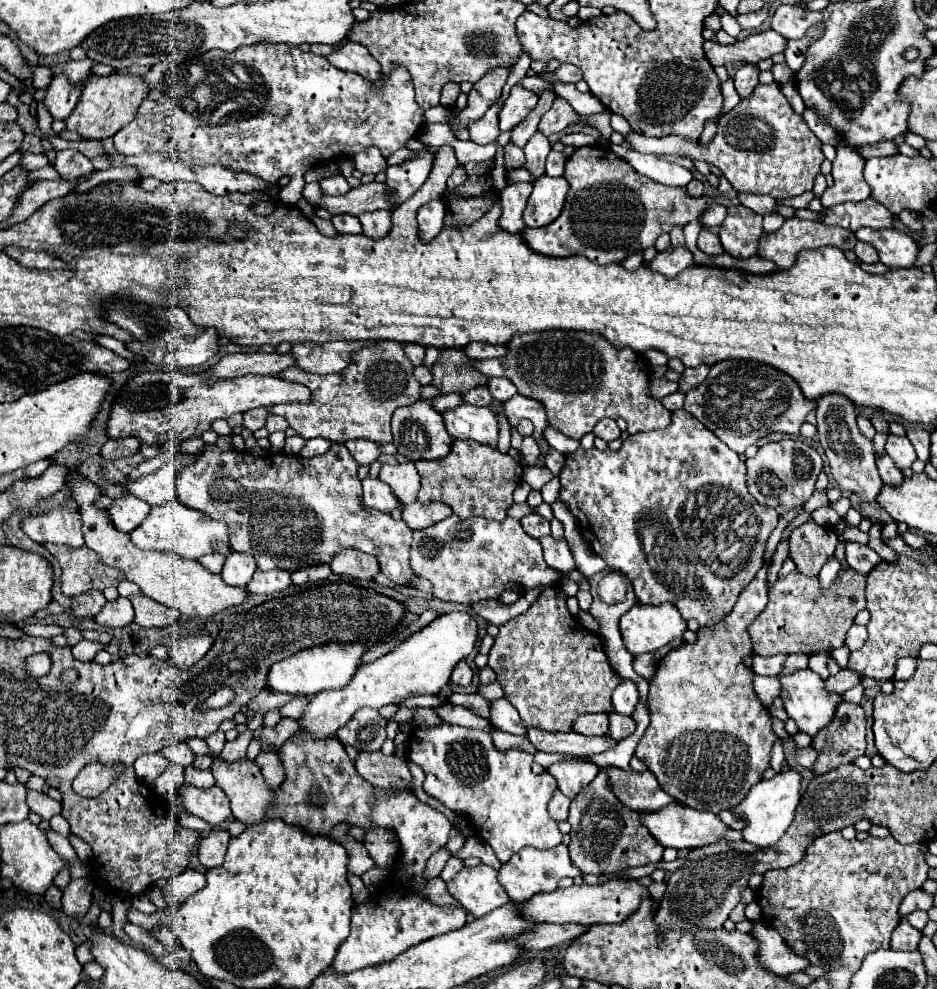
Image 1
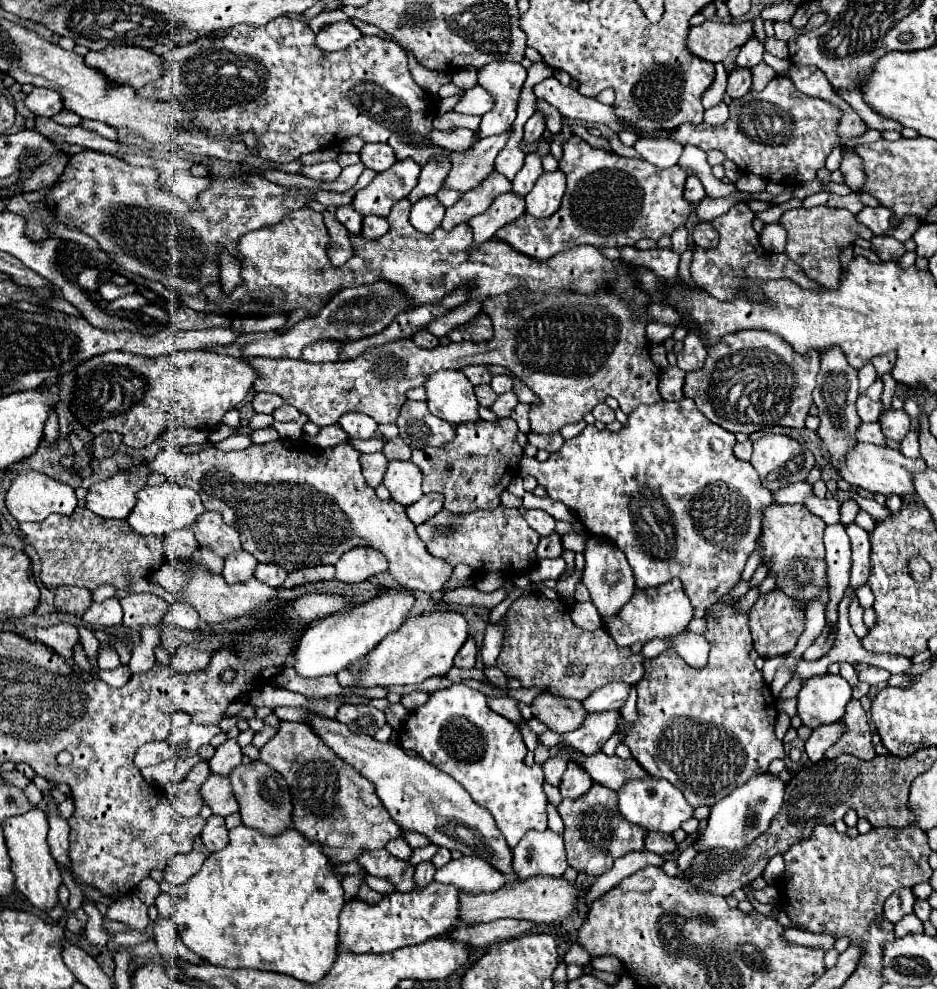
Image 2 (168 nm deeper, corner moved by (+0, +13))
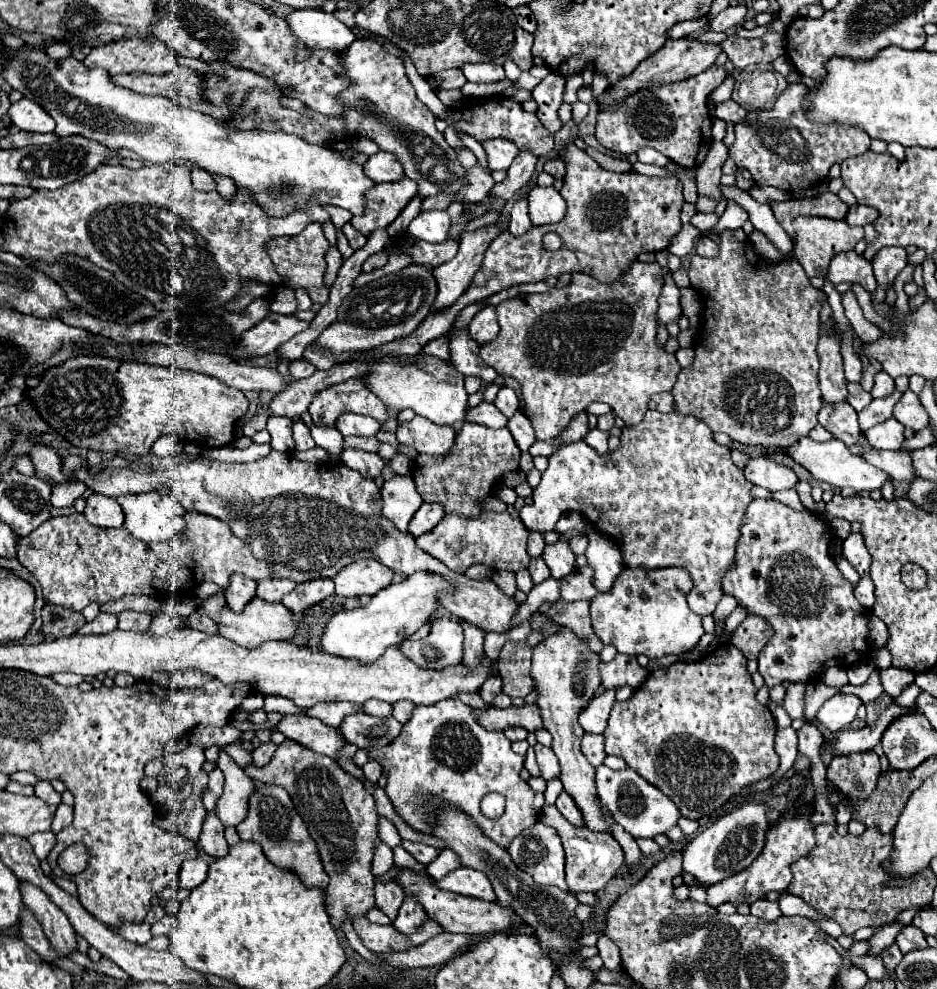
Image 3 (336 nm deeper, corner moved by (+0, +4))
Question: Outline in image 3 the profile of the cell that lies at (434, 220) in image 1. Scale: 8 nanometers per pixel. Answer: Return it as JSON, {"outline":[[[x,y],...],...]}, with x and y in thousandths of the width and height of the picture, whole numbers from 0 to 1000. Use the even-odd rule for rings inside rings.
{"outline":[[[456,212],[449,214],[445,220],[441,220],[434,235],[454,245],[473,245],[477,243],[479,229],[481,229],[481,220],[477,214]]]}

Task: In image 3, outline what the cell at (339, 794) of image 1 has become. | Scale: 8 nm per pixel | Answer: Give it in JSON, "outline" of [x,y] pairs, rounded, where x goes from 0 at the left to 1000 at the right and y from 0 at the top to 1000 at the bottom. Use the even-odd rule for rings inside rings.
{"outline":[[[308,746],[296,754],[293,764],[285,775],[264,775],[266,787],[300,793],[313,813],[317,823],[323,827],[332,847],[338,853],[343,872],[353,892],[347,900],[349,904],[349,924],[364,932],[366,928],[383,928],[400,914],[396,884],[396,872],[400,863],[400,851],[404,849],[404,821],[398,803],[387,795],[387,791],[370,783],[355,766],[343,764]]]}

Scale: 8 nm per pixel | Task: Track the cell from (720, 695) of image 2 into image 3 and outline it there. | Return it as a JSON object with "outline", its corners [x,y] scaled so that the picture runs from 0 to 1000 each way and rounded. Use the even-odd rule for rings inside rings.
{"outline":[[[767,653],[752,661],[746,669],[718,669],[712,675],[701,675],[678,698],[669,710],[656,710],[650,732],[646,736],[646,760],[669,770],[693,793],[710,801],[727,823],[737,829],[767,819],[782,803],[795,795],[823,787],[831,777],[827,762],[827,726],[823,718],[808,710],[808,696],[797,679],[797,665],[784,653]]]}

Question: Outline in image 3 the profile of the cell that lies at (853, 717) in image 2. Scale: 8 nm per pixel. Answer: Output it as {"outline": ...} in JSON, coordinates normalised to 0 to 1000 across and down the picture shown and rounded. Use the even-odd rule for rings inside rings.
{"outline":[[[932,758],[889,766],[883,775],[883,787],[908,807],[925,807],[938,787],[938,764]]]}

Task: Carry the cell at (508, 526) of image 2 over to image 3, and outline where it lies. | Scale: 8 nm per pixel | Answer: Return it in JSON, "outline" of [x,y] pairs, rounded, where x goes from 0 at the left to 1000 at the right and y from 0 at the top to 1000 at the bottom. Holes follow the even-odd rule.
{"outline":[[[515,518],[511,524],[494,524],[488,520],[475,520],[473,526],[458,538],[443,544],[445,552],[471,566],[479,576],[496,580],[496,576],[505,570],[518,570],[524,576],[543,576],[554,578],[565,570],[562,560],[562,534],[554,524],[545,524],[543,518]]]}

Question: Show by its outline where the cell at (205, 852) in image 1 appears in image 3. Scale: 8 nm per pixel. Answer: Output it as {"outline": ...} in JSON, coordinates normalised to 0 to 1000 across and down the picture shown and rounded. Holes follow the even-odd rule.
{"outline":[[[223,821],[219,831],[217,831],[217,839],[212,845],[212,855],[223,863],[223,866],[240,866],[244,861],[244,853],[238,847],[238,839],[240,835],[234,831],[234,827],[229,825],[229,821]]]}

